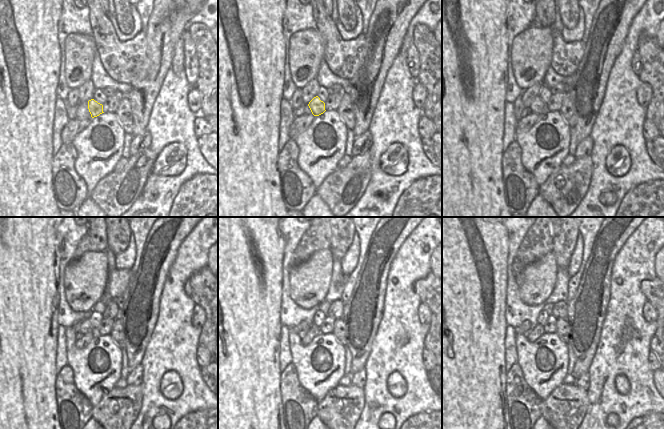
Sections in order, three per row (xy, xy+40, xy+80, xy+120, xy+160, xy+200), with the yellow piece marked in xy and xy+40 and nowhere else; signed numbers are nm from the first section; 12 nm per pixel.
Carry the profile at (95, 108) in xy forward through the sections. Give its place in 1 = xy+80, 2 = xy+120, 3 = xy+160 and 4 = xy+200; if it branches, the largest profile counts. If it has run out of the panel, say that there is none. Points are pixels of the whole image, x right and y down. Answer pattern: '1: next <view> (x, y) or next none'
1: next xy+80 (538, 106)
2: next xy+120 (85, 327)
3: next xy+160 (303, 325)
4: next xy+200 (525, 325)

